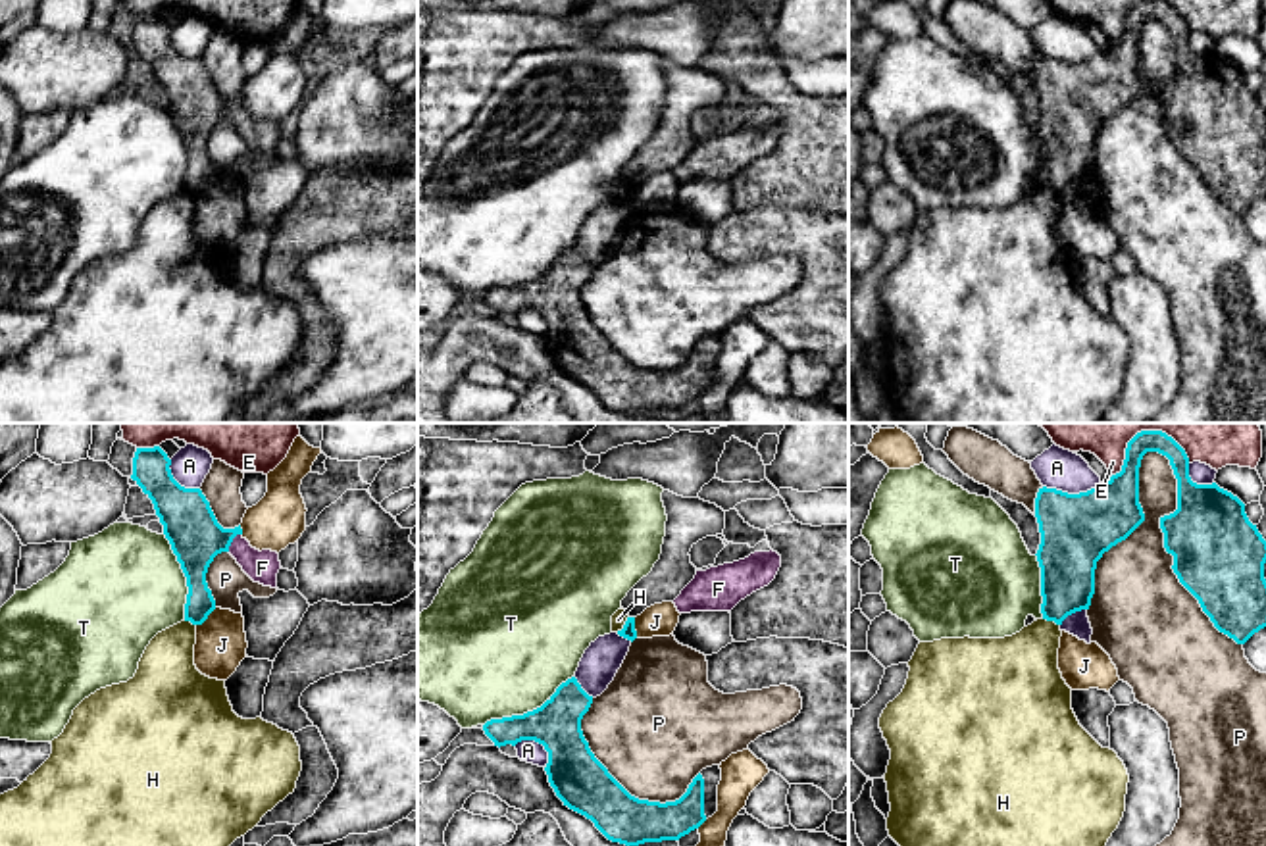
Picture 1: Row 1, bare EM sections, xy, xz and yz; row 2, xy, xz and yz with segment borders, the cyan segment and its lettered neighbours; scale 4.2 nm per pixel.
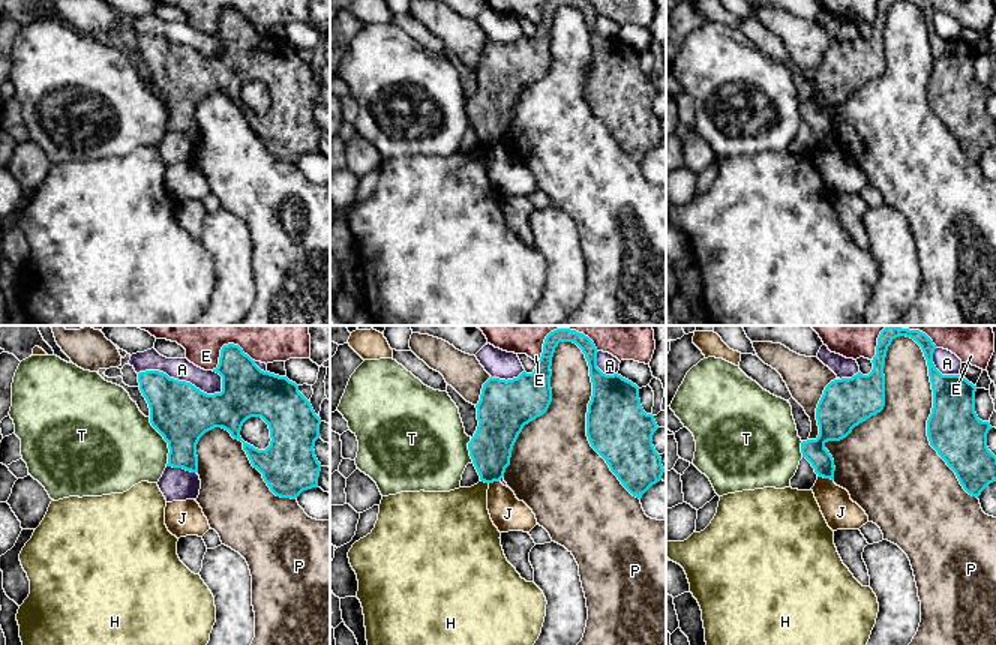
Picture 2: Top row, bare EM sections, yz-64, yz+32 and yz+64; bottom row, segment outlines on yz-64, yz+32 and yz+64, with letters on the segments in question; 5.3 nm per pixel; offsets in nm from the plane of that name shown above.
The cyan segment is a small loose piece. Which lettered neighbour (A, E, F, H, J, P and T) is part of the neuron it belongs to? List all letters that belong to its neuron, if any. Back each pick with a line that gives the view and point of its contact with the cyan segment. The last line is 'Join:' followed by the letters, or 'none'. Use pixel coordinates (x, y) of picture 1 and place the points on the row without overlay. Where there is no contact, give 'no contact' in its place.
F: xy (231, 110)
Join: F

